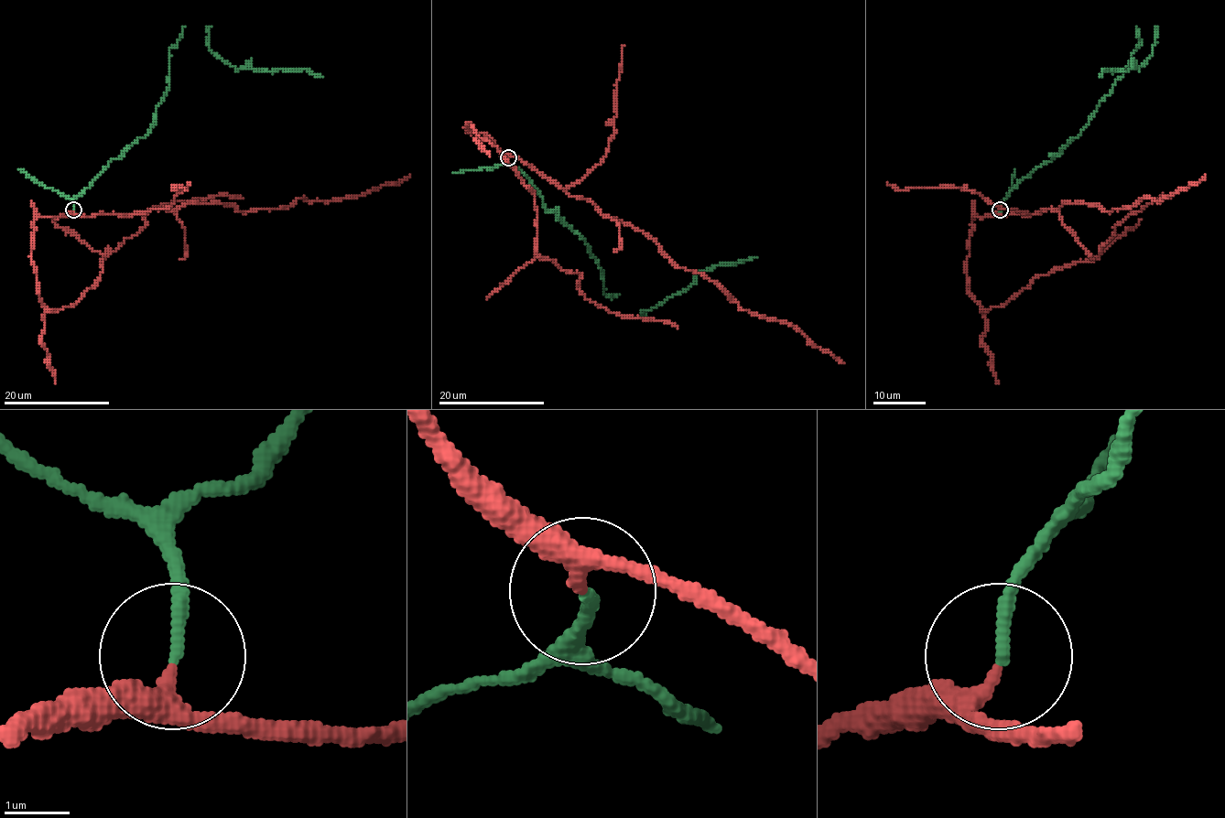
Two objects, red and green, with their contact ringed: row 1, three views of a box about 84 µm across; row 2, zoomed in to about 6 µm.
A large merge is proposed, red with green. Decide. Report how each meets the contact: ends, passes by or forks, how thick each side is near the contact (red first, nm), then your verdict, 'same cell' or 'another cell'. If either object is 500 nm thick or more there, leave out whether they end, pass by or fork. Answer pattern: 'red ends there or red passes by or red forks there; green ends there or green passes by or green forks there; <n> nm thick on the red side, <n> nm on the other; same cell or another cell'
red passes by; green ends there; 200 nm thick on the red side, 180 nm on the other; same cell

